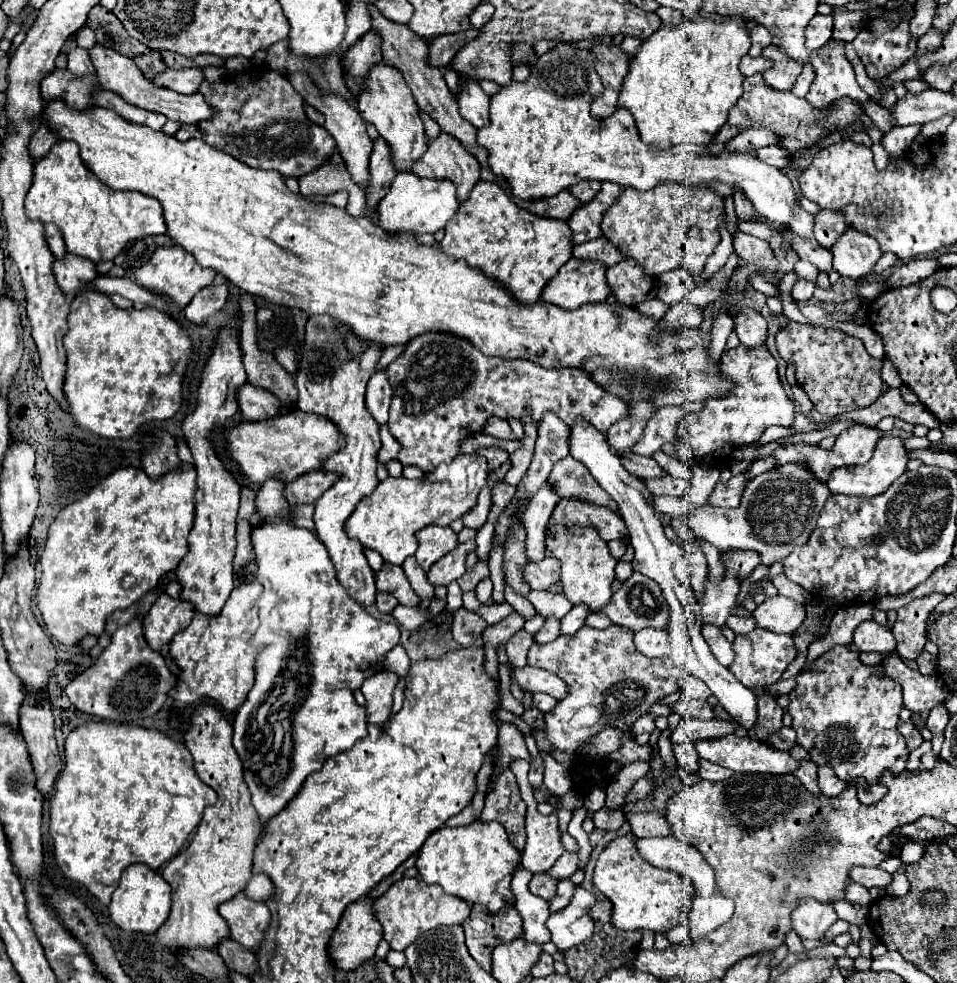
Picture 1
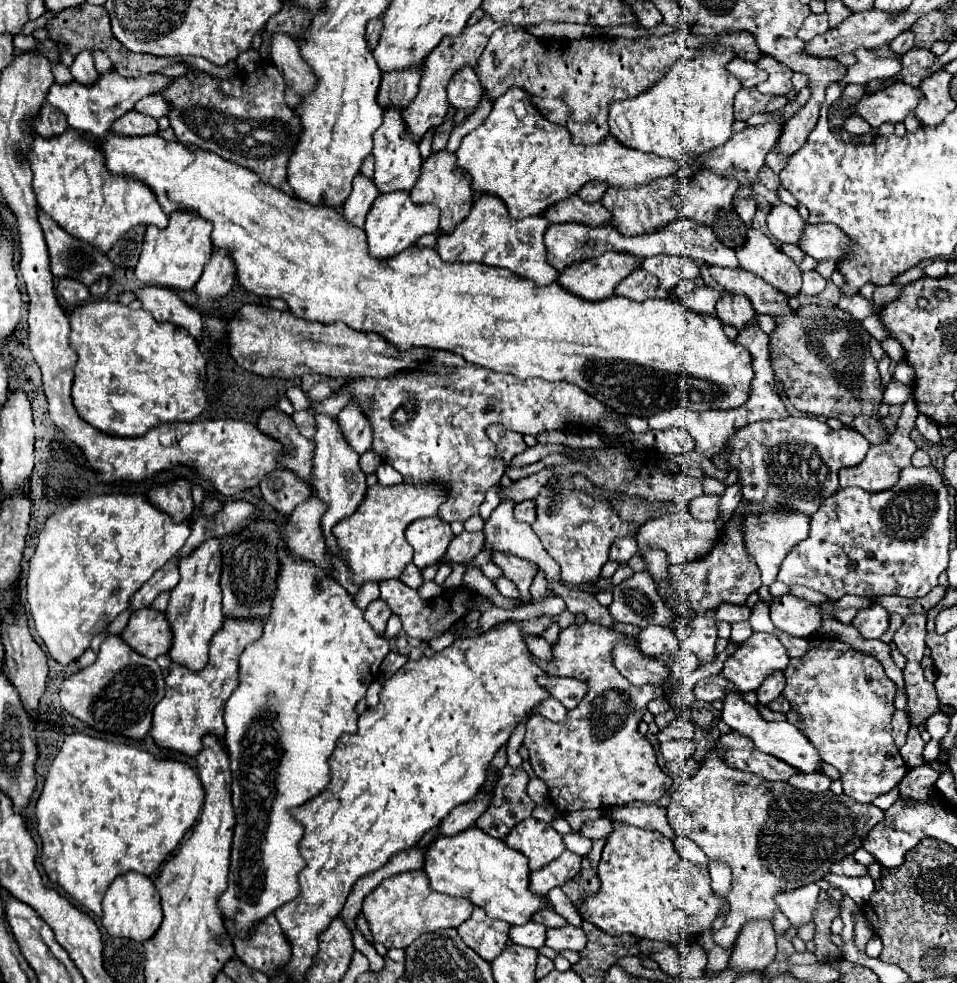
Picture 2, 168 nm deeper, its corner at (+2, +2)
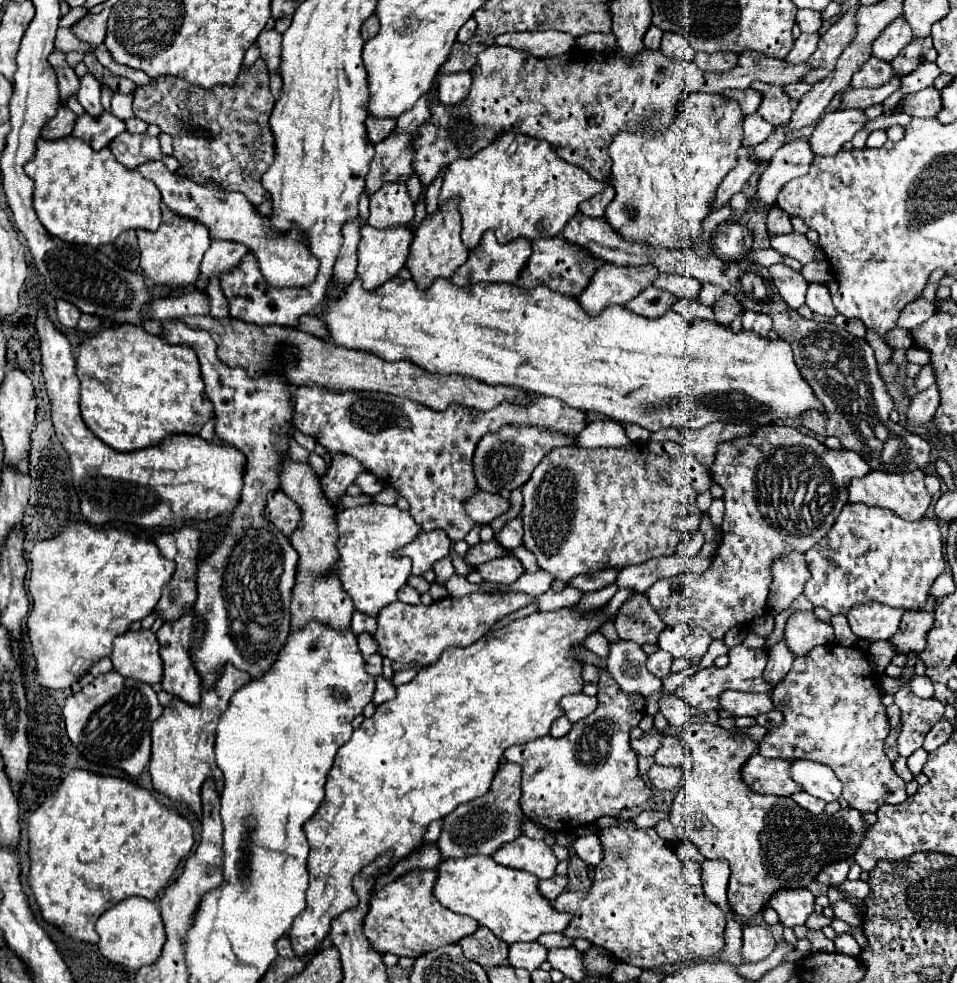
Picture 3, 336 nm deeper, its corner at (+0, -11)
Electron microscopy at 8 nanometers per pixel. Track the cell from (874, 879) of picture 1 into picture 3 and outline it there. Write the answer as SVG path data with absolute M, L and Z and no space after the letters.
M834 861L830 865L826 865L820 873L818 873L818 881L824 885L838 885L842 881L846 881L848 875L848 861Z

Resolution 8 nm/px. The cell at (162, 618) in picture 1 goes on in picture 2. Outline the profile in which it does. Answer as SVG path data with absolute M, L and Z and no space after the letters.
M148 606L140 612L134 612L128 620L128 626L120 634L136 652L148 658L158 658L166 654L172 646L172 626L164 612Z

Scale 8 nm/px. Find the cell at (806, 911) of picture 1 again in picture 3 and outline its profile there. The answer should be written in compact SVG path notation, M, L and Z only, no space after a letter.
M778 889L768 905L778 911L782 925L796 927L804 925L814 911L814 895L808 889Z

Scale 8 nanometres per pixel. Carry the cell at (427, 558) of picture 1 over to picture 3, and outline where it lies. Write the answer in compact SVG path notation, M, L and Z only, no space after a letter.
M434 529L430 533L420 533L414 541L400 547L396 551L396 557L412 559L412 575L422 575L448 553L450 553L448 535L442 529Z

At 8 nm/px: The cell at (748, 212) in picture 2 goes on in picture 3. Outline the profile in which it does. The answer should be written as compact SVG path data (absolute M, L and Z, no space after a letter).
M738 193L731 198L730 205L732 207L732 212L740 215L746 212L747 208L749 208L749 201L742 193Z

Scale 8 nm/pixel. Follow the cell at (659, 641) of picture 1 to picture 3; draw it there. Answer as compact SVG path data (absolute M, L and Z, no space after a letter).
M656 651L646 661L646 669L652 675L656 675L658 679L662 679L662 677L666 677L670 673L670 665L672 665L672 657L666 651Z

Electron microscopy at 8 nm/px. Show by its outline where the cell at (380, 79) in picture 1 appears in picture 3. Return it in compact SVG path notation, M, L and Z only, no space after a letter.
M406 183L382 185L374 197L370 197L370 217L368 225L374 229L406 227L414 219L414 205L408 197Z

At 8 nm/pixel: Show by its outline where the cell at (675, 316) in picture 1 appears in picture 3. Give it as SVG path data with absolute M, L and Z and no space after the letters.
M706 283L702 285L702 291L700 291L700 303L706 305L706 307L712 307L714 301L718 301L718 297L722 297L726 291L720 287L720 285L712 285L712 283Z

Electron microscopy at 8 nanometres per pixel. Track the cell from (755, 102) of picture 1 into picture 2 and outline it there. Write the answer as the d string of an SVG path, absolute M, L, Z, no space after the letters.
M742 88L742 90L736 94L736 100L734 100L734 118L736 118L736 120L742 120L742 116L752 116L752 114L756 114L756 112L766 110L766 106L768 106L774 98L776 98L776 96L762 94L762 92L758 92L756 88Z

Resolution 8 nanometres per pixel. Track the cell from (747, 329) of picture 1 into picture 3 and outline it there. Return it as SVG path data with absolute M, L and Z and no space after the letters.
M724 293L724 297L720 297L716 303L714 303L714 319L722 325L728 325L736 315L740 315L744 309L742 305L734 299L734 295L730 293Z

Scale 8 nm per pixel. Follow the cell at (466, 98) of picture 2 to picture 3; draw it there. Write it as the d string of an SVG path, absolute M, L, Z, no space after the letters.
M440 73L436 97L444 105L456 105L470 91L470 73Z

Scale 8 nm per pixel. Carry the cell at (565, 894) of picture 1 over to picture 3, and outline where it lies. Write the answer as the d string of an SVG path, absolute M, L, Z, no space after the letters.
M546 933L538 939L546 949L552 949L552 947L570 947L572 945L572 939L568 939L566 935L562 933Z

